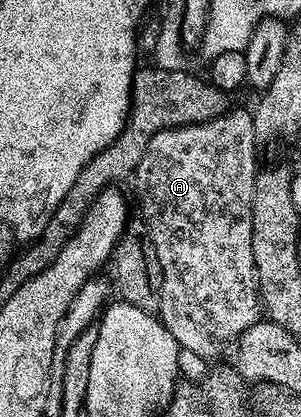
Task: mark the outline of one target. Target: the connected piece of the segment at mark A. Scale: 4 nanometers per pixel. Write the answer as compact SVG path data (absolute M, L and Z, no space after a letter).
M229 109L216 119L205 123L190 123L186 127L168 127L154 137L150 137L146 153L142 153L140 163L136 166L136 195L140 198L140 211L148 227L148 235L152 238L154 249L157 250L158 261L161 263L161 301L158 318L165 329L173 334L181 348L200 359L212 359L227 349L228 343L235 344L240 334L250 325L258 322L262 308L256 290L256 270L254 269L254 249L252 248L252 198L254 197L254 181L258 164L256 164L256 146L258 140L254 133L252 116L246 110Z

